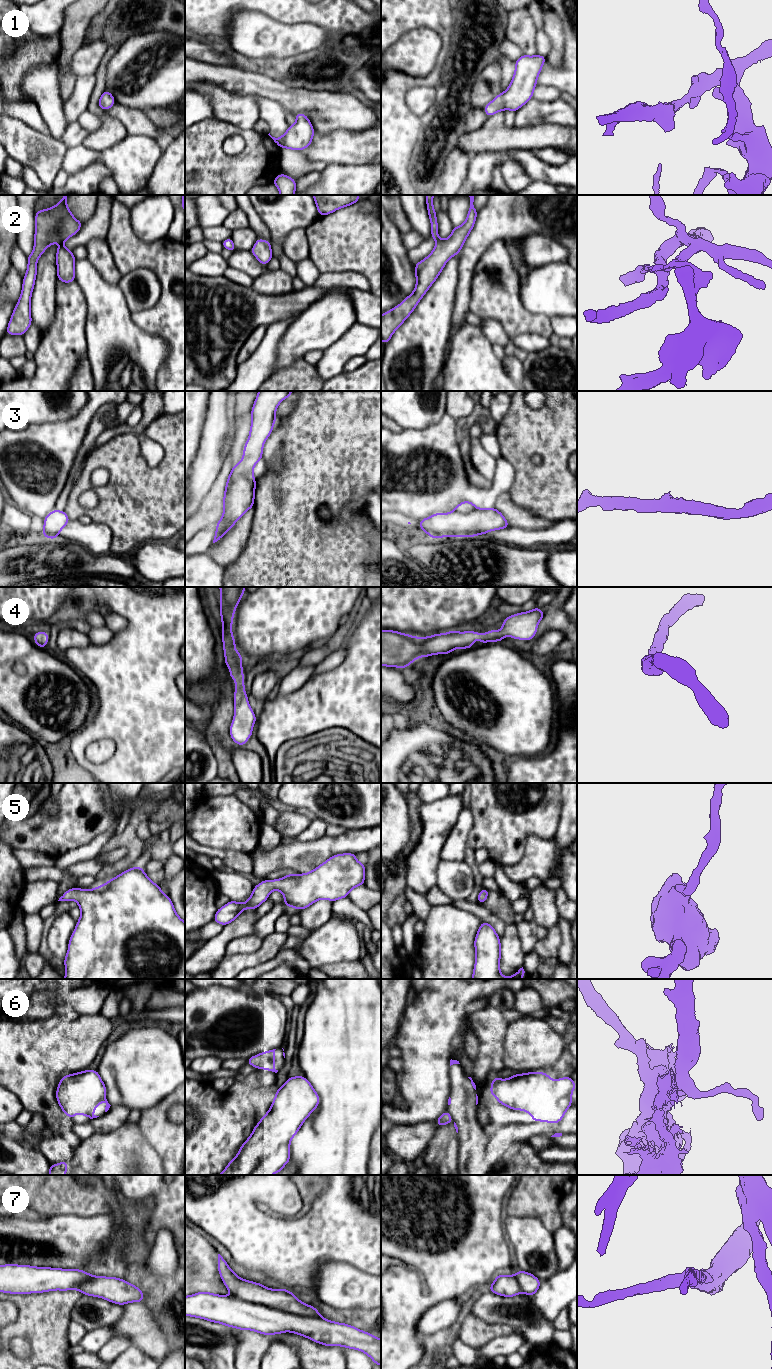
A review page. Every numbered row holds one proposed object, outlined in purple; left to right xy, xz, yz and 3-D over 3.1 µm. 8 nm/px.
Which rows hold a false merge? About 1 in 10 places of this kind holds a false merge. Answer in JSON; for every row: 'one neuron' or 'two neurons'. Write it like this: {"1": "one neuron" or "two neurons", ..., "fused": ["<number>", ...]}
{"1": "one neuron", "2": "one neuron", "3": "one neuron", "4": "one neuron", "5": "one neuron", "6": "one neuron", "7": "one neuron", "fused": []}

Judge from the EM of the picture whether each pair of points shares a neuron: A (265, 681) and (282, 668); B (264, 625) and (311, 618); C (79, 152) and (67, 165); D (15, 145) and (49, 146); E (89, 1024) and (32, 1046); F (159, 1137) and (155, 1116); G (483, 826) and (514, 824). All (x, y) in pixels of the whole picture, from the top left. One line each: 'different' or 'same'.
A: same
B: same
C: same
D: same
E: same
F: same
G: same

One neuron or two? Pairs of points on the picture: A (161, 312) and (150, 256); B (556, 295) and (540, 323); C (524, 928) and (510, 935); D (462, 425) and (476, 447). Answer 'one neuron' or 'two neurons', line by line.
A: one neuron
B: two neurons
C: two neurons
D: two neurons

